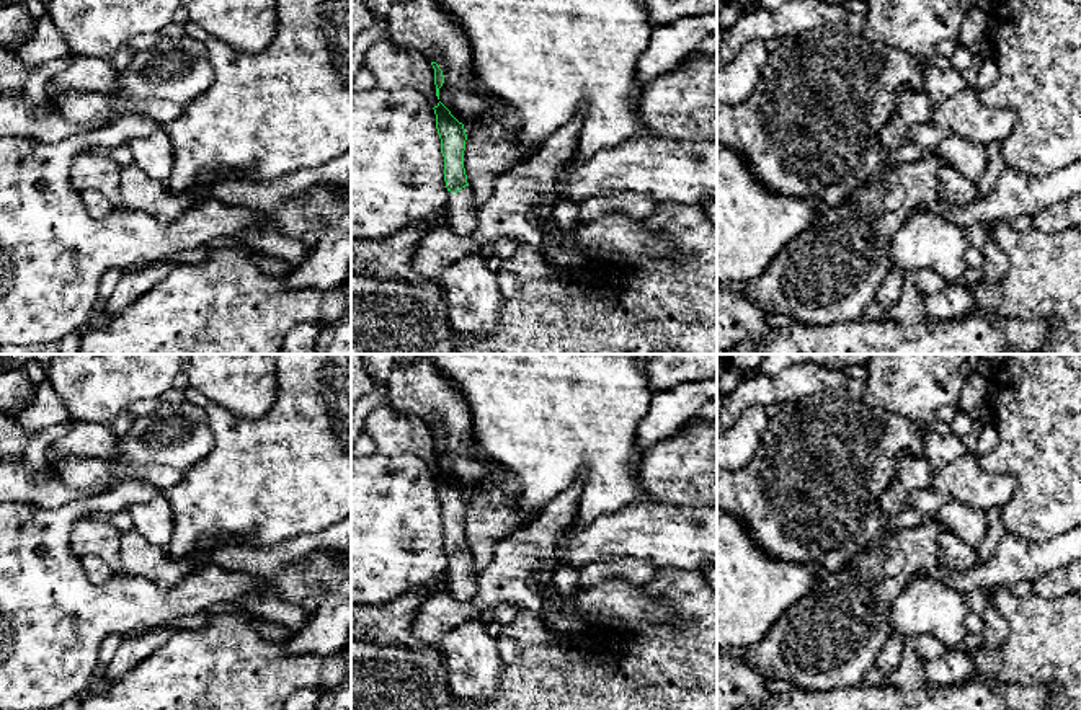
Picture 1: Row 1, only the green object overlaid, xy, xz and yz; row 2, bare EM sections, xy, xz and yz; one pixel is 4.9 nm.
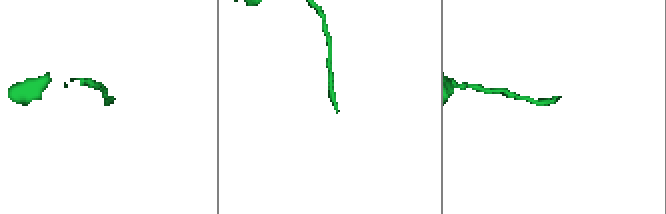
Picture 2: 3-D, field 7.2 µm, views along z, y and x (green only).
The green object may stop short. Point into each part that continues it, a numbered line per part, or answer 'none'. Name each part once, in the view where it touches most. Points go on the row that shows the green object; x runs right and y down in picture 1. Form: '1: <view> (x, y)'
1: xz (462, 209)

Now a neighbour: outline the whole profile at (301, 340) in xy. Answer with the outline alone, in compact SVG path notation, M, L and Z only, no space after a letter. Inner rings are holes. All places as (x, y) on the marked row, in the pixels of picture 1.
M302 323L294 326L282 344L281 354L315 354L318 323Z

